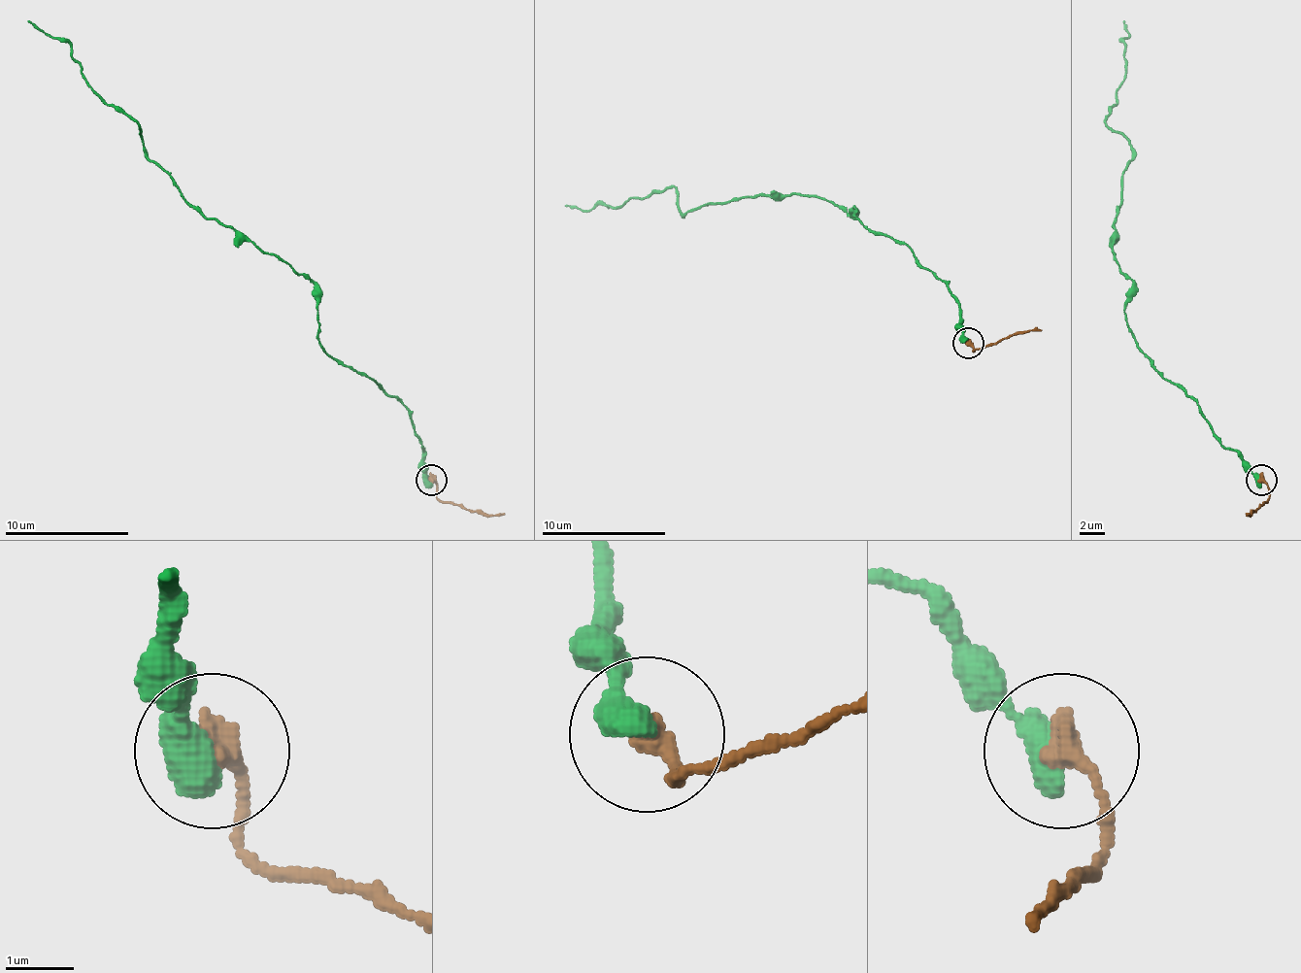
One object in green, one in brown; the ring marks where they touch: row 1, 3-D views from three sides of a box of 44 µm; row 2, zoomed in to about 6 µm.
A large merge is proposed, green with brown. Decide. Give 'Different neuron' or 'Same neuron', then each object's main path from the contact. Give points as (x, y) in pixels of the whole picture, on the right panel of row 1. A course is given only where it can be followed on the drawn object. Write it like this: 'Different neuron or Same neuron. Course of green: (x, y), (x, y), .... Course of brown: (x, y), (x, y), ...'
Same neuron. Course of green: (1260, 479), (1132, 336), (1123, 301), (1132, 283), (1114, 257), (1132, 146), (1108, 123), (1123, 20). Course of brown: (1260, 479), (1270, 497), (1248, 513)

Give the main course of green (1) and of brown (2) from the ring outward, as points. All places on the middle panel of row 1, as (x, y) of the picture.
1: (969, 342), (947, 285), (853, 205), (745, 195), (683, 214), (676, 189), (564, 205)
2: (969, 342), (975, 352), (1018, 332), (1041, 329)

